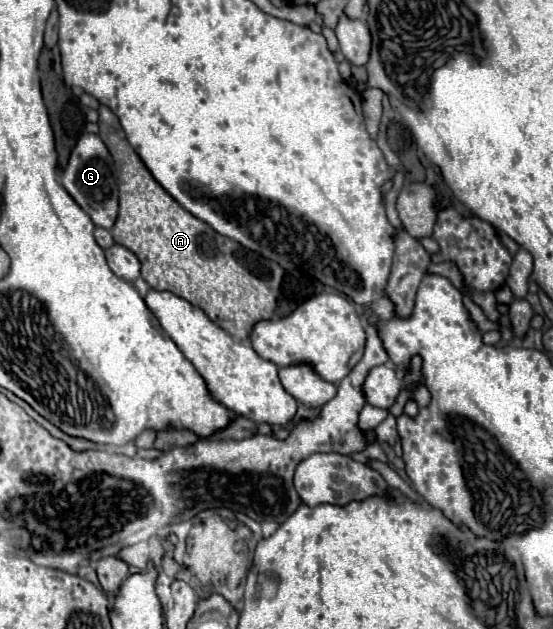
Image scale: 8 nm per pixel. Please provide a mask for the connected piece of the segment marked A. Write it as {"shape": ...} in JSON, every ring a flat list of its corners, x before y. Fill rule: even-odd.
{"shape":[[108,112,100,118,100,136,114,156,120,182,120,212,112,228,116,244,132,250,142,262,142,278,154,290,170,290,176,296,204,310,204,314,232,334,236,340,248,340,252,326,258,320,270,320,276,310,278,290,284,270,240,246,234,240,220,236,200,218,184,210,148,172,140,156,128,144,116,118]]}

